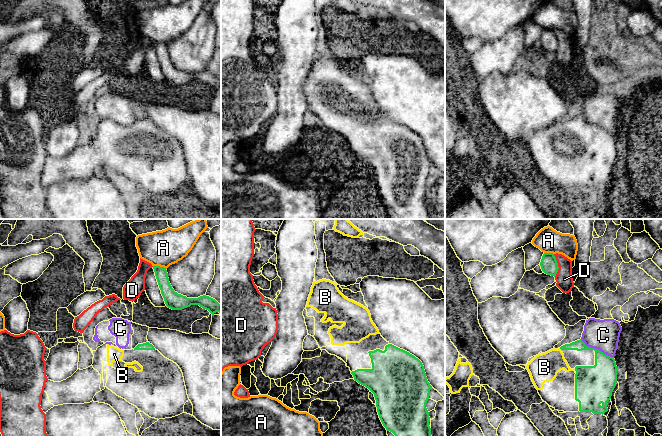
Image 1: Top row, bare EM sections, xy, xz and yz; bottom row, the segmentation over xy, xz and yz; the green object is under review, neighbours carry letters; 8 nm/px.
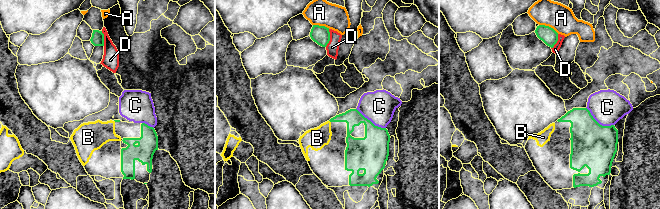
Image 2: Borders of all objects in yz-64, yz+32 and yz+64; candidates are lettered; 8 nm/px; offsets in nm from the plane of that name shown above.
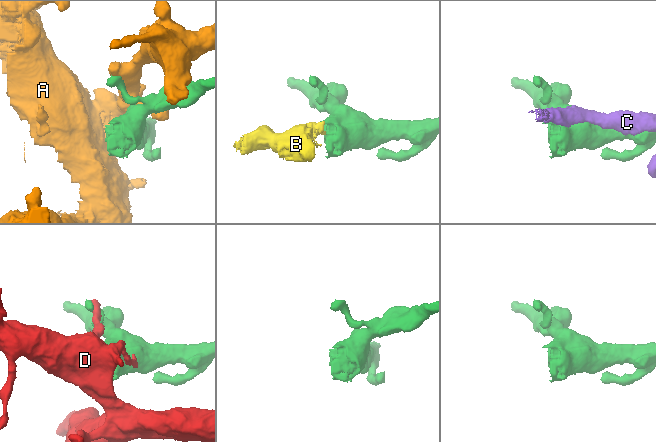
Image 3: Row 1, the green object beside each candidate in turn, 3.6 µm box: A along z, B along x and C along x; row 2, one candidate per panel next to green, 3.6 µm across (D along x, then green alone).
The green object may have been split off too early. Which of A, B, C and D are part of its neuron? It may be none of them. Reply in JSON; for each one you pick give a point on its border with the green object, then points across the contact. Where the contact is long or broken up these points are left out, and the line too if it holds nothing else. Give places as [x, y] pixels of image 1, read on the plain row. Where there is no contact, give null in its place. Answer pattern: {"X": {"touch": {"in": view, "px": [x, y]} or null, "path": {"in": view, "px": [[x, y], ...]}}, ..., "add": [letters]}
{"B": {"touch": null}, "add": ["B"]}

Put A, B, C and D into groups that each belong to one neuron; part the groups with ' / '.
A / B / C / D

